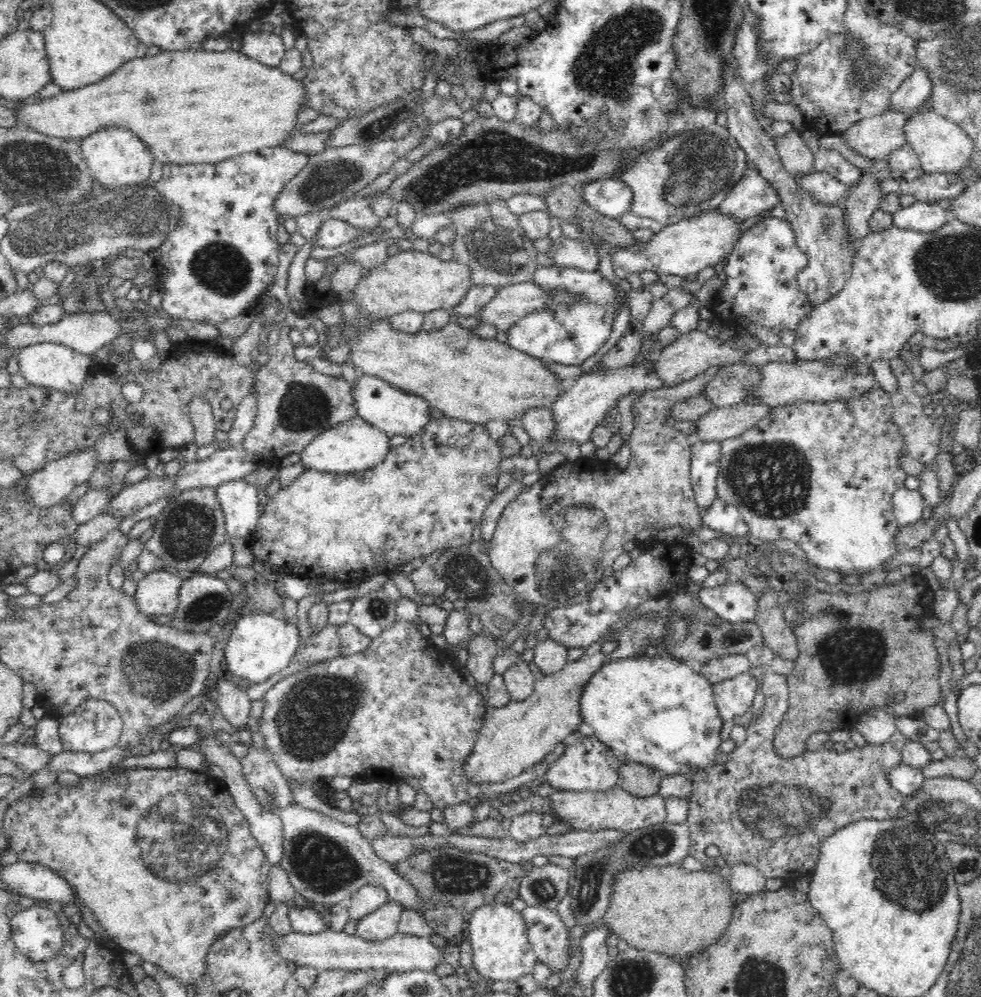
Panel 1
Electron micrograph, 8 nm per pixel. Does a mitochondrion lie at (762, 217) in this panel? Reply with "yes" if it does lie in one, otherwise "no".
no

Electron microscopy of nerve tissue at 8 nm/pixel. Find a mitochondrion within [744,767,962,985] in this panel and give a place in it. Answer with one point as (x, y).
(903, 872)

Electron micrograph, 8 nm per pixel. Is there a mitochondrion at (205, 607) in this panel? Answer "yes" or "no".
yes

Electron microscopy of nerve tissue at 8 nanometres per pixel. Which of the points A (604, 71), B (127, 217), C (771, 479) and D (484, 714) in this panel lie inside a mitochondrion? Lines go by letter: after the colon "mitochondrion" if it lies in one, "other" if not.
A: mitochondrion
B: mitochondrion
C: mitochondrion
D: other

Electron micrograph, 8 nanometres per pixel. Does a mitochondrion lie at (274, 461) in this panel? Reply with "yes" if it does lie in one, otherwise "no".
no

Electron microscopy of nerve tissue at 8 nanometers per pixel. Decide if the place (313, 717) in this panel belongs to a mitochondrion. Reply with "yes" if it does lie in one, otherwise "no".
yes

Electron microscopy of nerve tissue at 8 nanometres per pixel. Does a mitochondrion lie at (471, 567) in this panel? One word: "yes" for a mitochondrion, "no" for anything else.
yes

